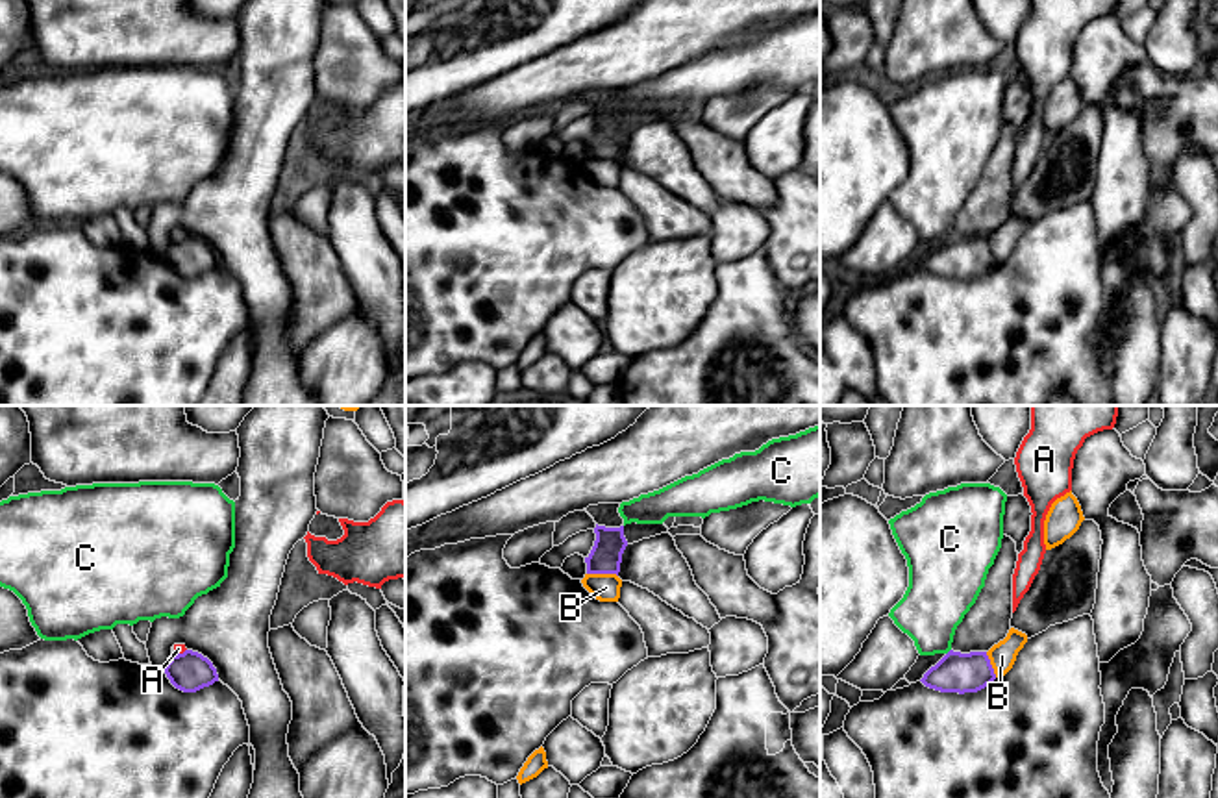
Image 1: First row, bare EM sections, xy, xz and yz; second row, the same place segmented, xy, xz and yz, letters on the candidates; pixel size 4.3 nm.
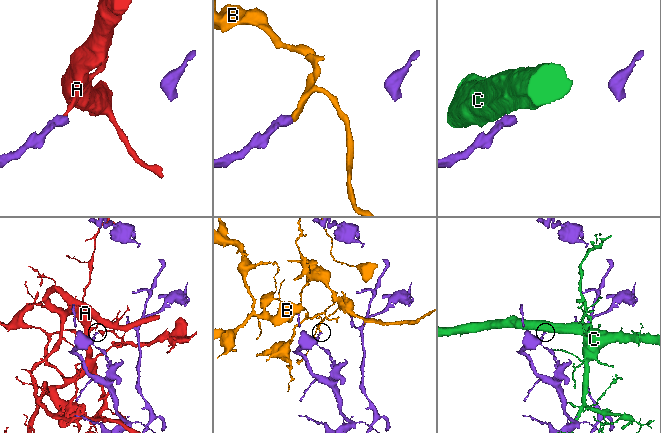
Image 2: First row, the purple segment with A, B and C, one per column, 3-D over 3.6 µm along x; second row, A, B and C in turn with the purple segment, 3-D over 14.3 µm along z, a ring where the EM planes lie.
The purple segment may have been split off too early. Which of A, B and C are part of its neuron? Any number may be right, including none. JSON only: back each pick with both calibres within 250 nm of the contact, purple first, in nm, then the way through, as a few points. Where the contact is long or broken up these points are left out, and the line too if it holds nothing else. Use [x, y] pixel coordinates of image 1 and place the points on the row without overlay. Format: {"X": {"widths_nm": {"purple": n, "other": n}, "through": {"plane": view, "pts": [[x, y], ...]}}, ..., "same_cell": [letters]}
{"same_cell": []}

